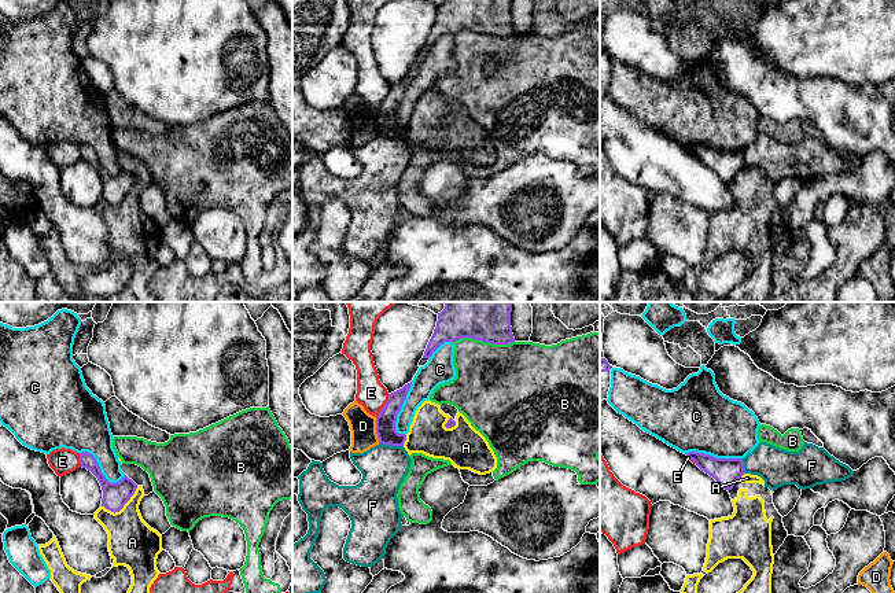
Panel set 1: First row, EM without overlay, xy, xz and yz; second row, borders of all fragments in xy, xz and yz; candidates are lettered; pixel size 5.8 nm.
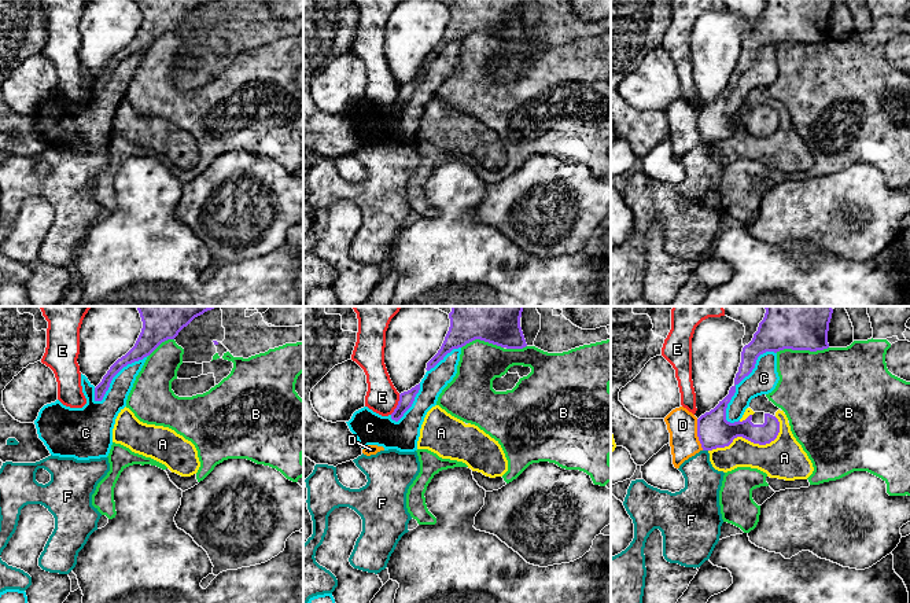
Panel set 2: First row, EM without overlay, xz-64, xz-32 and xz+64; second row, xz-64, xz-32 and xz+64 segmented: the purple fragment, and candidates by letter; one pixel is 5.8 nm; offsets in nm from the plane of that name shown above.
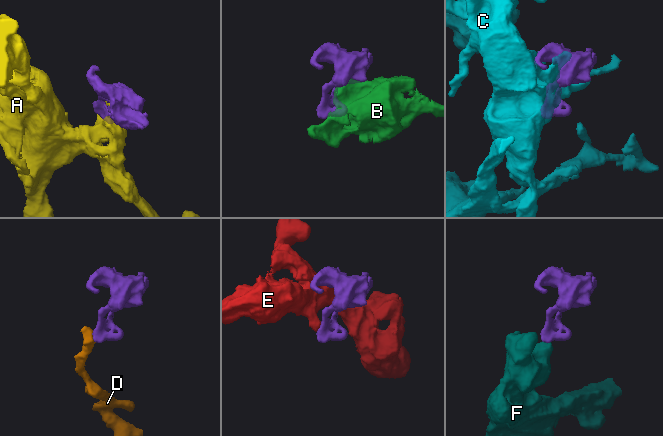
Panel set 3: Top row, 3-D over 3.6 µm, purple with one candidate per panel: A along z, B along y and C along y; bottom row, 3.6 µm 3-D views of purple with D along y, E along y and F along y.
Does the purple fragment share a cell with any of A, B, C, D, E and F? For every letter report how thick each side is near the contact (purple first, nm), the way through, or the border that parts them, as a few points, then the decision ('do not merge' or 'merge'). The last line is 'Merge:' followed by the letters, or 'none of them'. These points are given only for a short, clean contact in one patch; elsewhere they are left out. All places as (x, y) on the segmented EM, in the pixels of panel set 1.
A: calibres 150 and 280 nm; do not merge
B: calibres 400 and 440 nm; do not merge
C: calibres 120 and 150 nm; do not merge
D: calibres 120 and 160 nm; border xz (375, 417), (375, 433), (379, 442); do not merge
E: calibres 120 and 170 nm; border xz (390, 394), (376, 417); do not merge
F: calibres 120 and 260 nm; border xz (379, 442), (402, 446); do not merge
Merge: none of them

